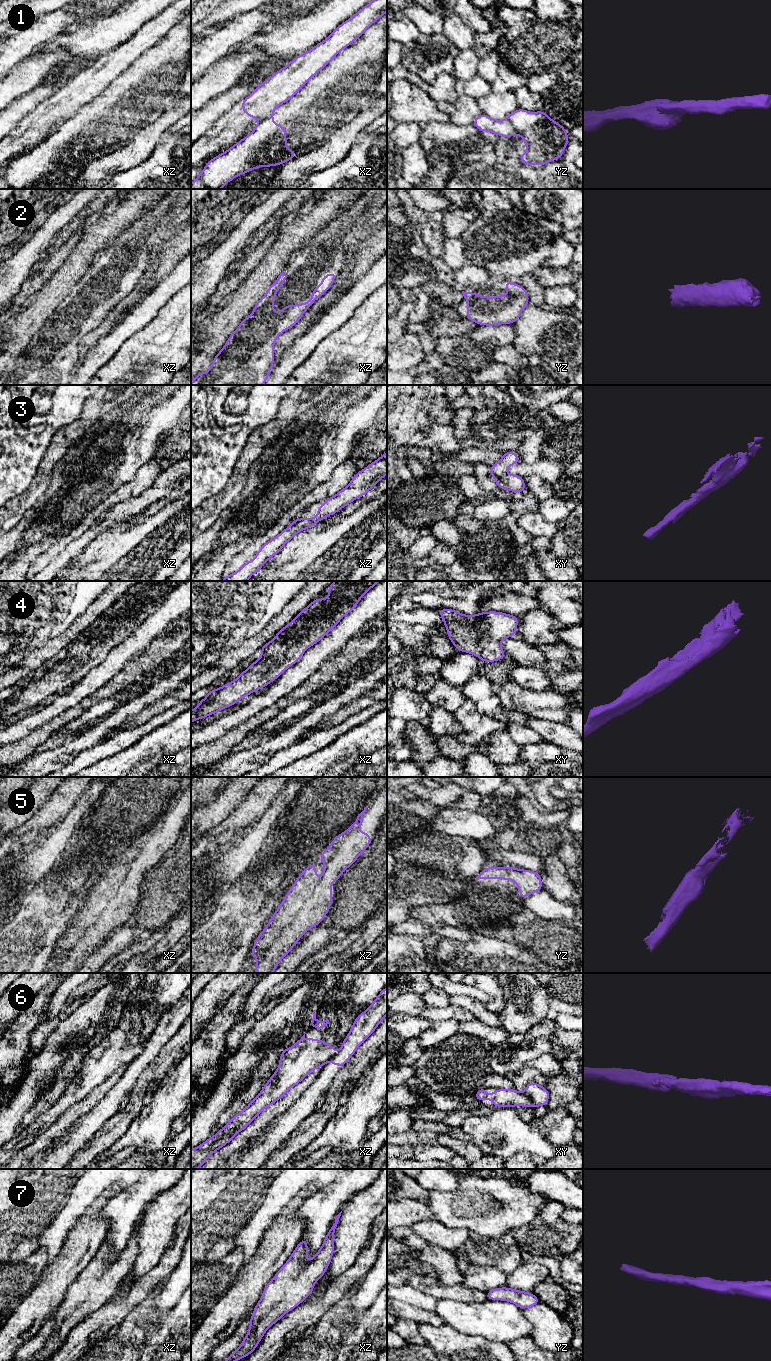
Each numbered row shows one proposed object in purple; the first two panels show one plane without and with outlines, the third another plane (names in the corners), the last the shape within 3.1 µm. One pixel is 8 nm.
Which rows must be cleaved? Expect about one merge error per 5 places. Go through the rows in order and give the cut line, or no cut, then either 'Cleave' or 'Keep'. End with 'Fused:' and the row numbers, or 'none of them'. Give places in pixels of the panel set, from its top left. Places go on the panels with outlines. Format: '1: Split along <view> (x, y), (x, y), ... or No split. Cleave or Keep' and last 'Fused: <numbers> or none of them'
1: Split along yz (506, 119), (516, 133). Cleave
2: No split. Keep
3: No split. Keep
4: No split. Keep
5: No split. Keep
6: Split along xy (524, 1092), (529, 1098), (529, 1105). Cleave
7: No split. Keep
Fused: 1, 6

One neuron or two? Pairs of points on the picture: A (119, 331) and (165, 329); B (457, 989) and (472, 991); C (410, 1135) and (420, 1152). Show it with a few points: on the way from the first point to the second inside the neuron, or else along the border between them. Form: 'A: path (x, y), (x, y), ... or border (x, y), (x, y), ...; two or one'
A: border (157, 314), (121, 344); two
B: path (461, 989), (468, 990); one
C: border (436, 1142), (432, 1144), (418, 1143), (414, 1147); two

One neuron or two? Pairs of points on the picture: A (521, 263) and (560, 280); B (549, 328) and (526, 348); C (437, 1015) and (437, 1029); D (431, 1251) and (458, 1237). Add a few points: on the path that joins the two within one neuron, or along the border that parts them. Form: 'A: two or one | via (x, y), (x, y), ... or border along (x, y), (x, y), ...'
A: two | border along (541, 266), (531, 273)
B: one | via (543, 333), (532, 342)
C: two | border along (431, 1022), (455, 1020), (459, 1024)
D: two | border along (429, 1243), (452, 1252)

